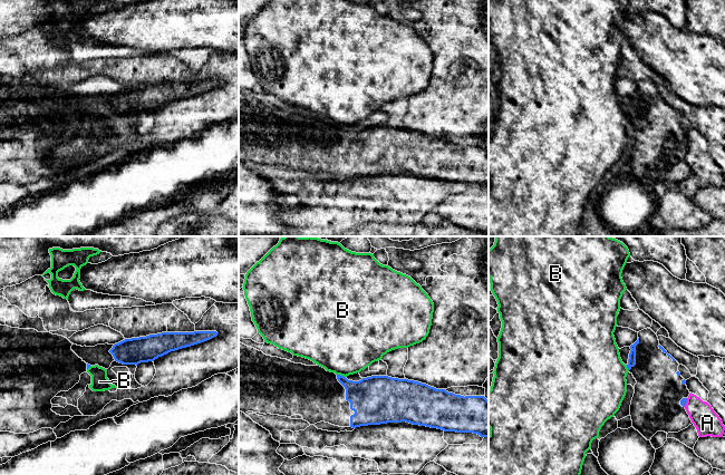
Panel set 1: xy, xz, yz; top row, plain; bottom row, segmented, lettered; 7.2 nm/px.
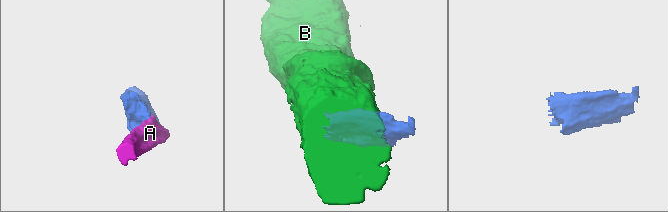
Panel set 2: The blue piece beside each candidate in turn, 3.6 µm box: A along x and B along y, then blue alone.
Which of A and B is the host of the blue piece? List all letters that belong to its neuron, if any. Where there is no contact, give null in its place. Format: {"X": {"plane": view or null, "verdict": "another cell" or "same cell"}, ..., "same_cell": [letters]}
{"A": {"plane": "yz", "verdict": "another cell"}, "B": {"plane": "xz", "verdict": "another cell"}, "same_cell": []}

